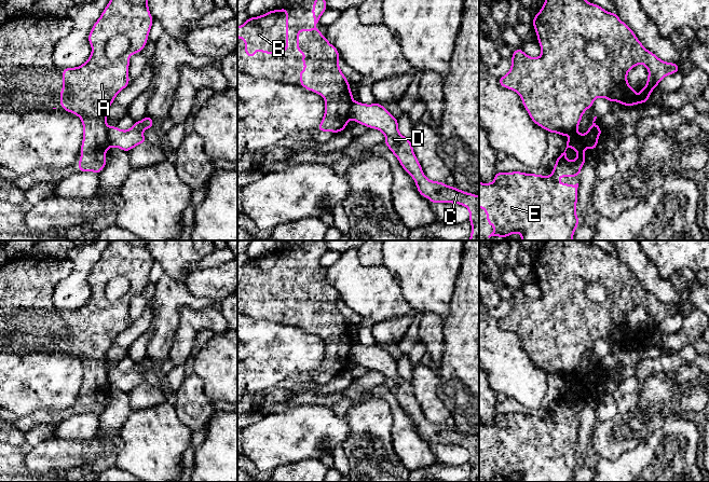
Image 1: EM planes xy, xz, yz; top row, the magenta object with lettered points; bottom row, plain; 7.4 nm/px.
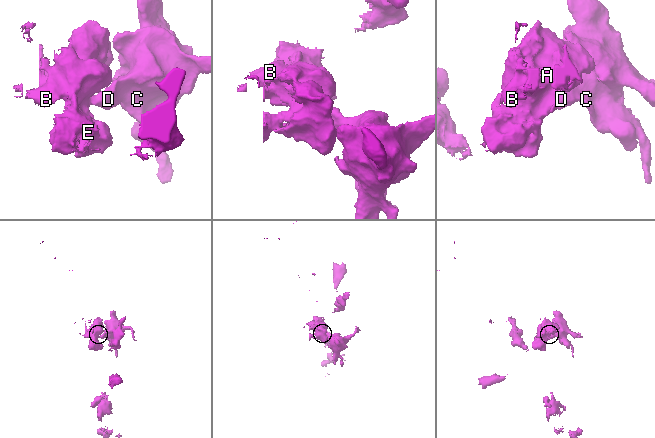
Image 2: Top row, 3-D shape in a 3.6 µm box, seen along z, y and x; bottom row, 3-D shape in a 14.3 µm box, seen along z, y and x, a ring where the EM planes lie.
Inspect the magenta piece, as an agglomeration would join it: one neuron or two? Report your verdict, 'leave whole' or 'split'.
split

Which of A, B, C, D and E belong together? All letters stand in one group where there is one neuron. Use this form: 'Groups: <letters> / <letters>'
Groups: A B E / C D

